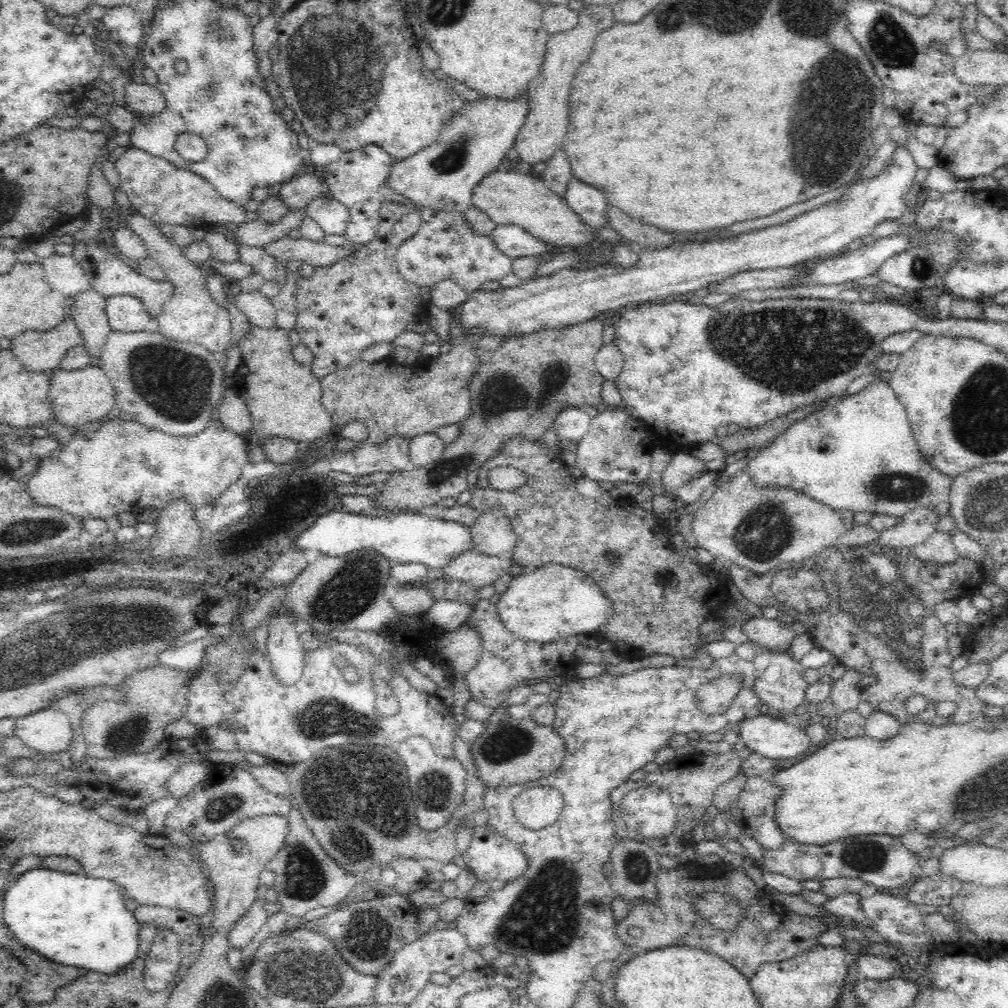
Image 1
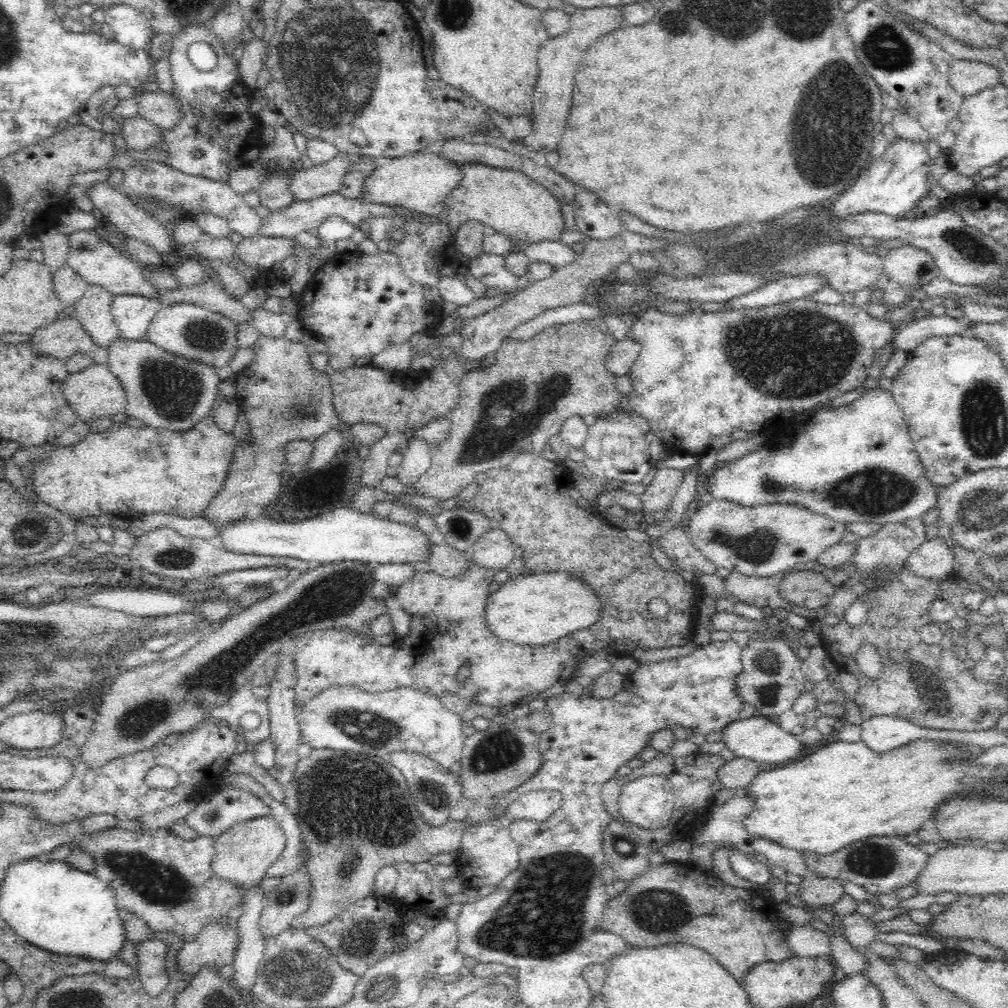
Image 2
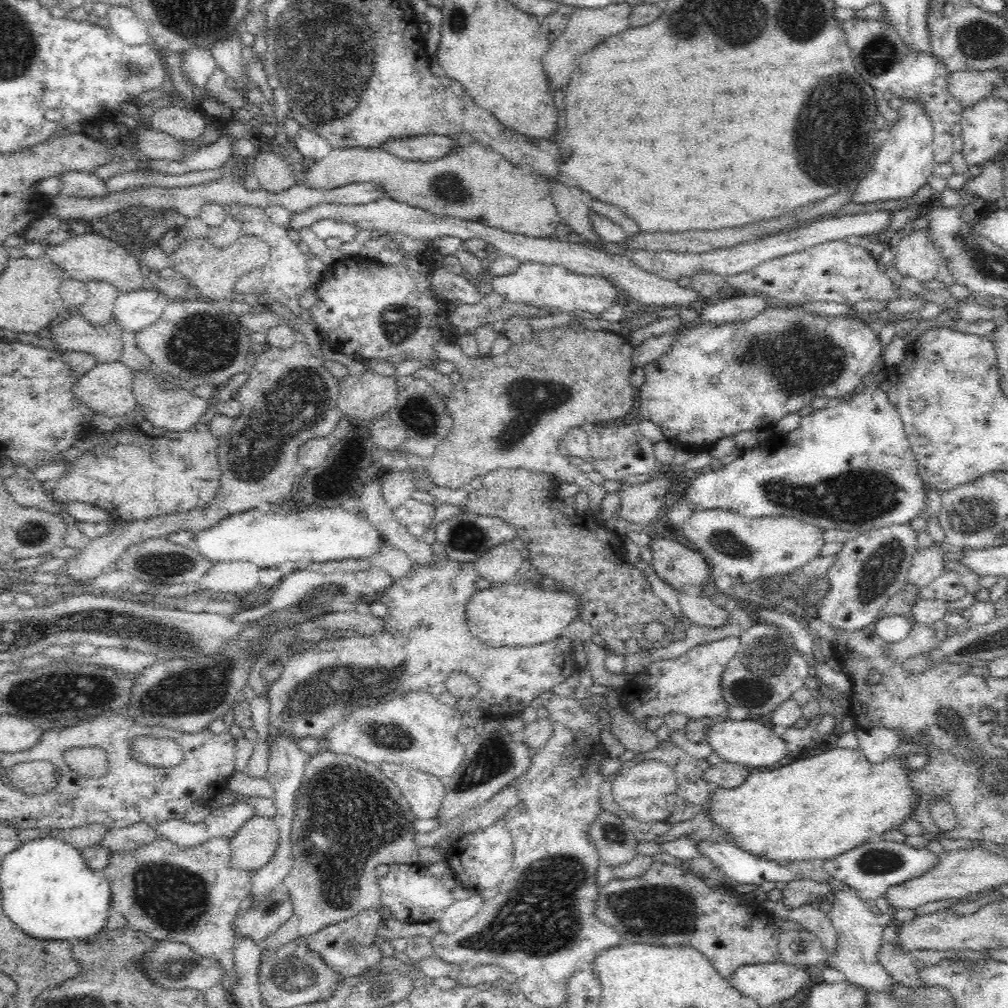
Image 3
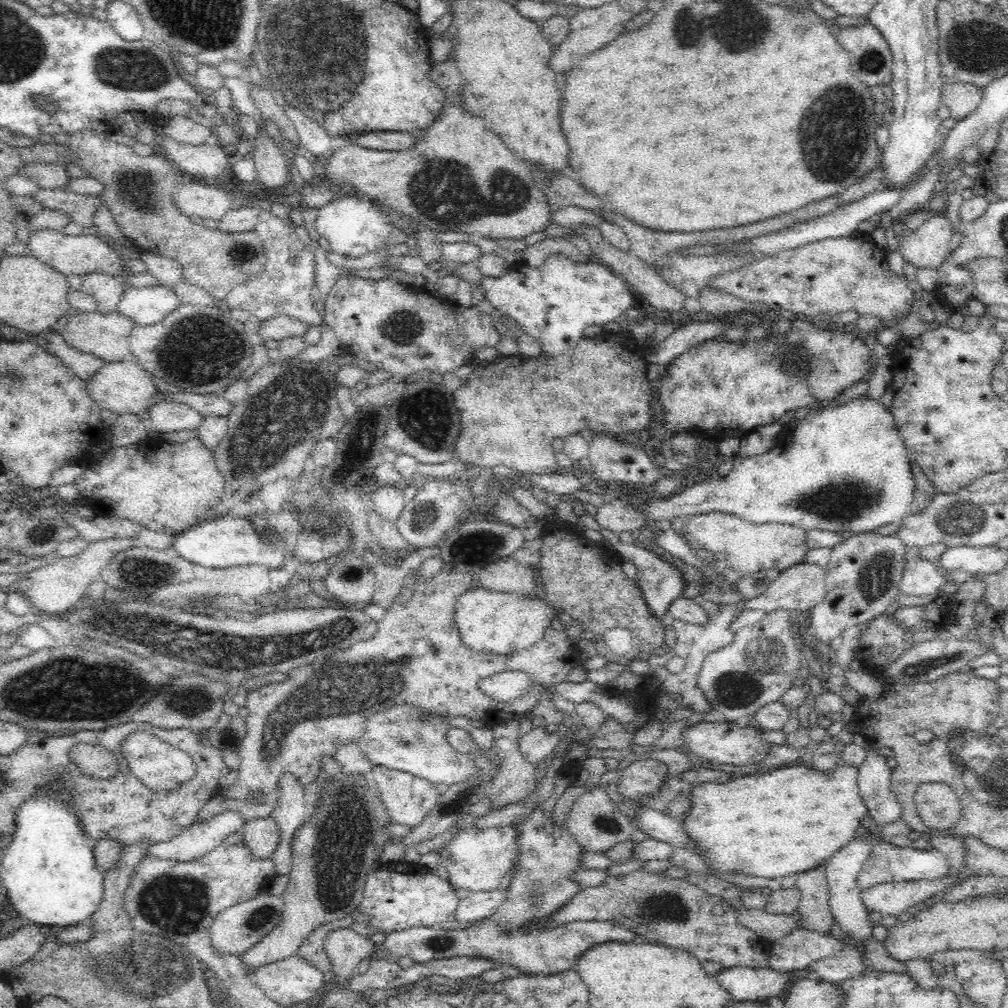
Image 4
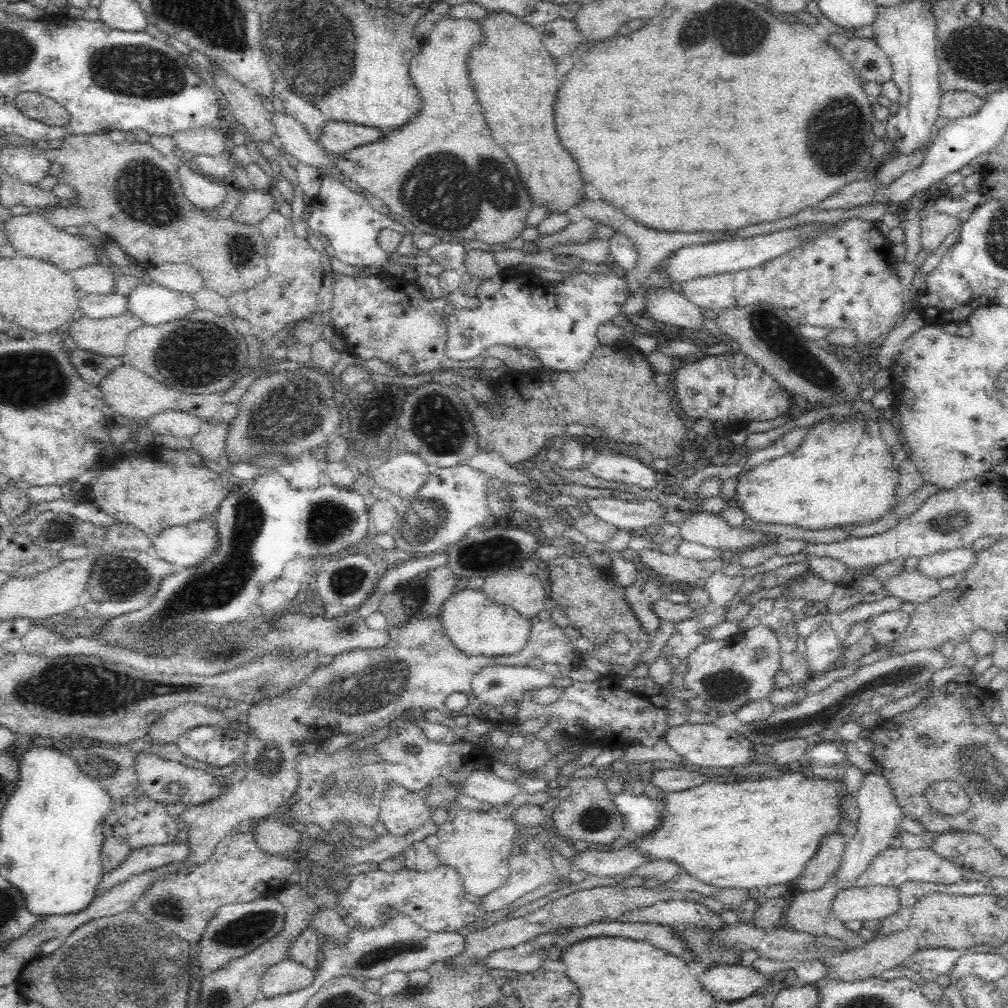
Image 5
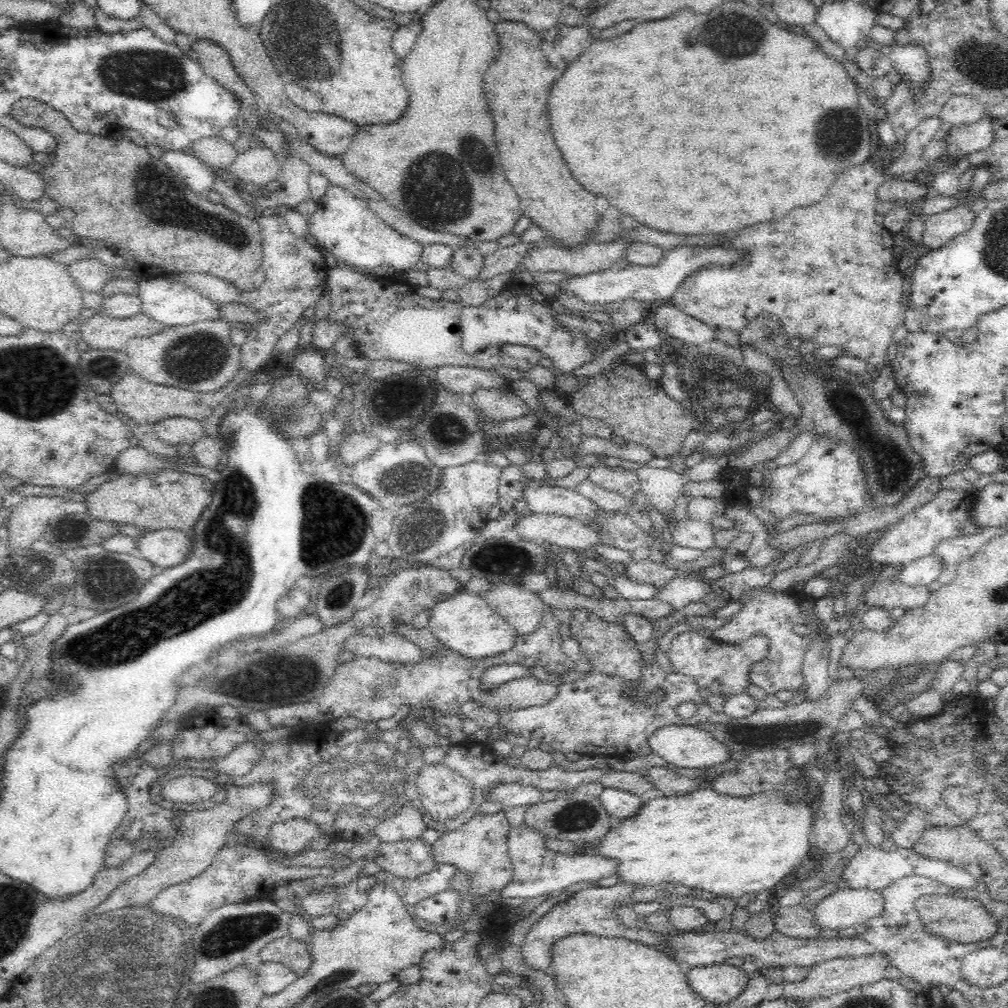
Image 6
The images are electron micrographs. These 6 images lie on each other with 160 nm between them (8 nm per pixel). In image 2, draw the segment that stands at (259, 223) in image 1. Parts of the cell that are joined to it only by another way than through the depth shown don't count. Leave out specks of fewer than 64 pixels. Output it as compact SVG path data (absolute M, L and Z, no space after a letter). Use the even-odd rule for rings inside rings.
M335 192L326 196L314 198L310 201L294 200L291 206L287 208L272 211L267 218L262 220L260 233L262 233L263 236L292 239L298 236L300 232L318 229L322 225L322 222L328 220L330 216L342 218L345 222L352 224L355 229L359 229L362 224L366 224L366 221L372 220L372 218L396 218L396 216L401 216L401 218L405 218L405 220L413 218L413 220L417 220L419 224L447 224L447 226L450 226L450 221L446 221L446 219L440 217L416 213L416 211L406 209L406 207L388 207L386 204L362 202L358 199L342 197L339 192Z

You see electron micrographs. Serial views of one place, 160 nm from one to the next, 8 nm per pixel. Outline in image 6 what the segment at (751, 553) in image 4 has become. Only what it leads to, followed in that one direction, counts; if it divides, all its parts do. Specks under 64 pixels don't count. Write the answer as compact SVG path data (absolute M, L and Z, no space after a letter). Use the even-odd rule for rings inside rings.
M684 518L671 529L673 542L686 548L706 550L715 546L712 525L700 520Z

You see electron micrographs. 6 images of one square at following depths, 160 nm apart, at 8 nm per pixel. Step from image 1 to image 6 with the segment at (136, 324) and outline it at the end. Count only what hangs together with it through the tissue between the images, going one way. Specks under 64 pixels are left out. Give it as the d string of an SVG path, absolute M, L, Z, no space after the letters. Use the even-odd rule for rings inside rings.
M138 277L137 284L137 295L141 300L141 312L165 326L188 326L195 322L222 319L221 310L219 310L221 305L212 302L208 297L200 292L196 292L188 285L178 283L177 281L171 282L166 277Z

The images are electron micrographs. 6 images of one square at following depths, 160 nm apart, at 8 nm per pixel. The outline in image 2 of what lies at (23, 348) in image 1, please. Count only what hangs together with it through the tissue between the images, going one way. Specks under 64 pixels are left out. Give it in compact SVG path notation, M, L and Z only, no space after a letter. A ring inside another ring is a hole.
M63 315L47 326L36 328L30 349L38 355L52 356L64 361L69 356L82 352L93 358L96 364L106 365L108 347L102 347L84 330L82 323L74 316Z

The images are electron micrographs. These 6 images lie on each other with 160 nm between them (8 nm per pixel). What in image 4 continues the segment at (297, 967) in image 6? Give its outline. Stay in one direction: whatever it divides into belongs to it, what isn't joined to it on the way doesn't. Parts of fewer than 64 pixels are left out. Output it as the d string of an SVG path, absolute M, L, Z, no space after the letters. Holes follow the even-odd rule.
M348 914L344 918L318 926L318 928L315 928L306 936L306 940L304 940L302 946L300 946L295 953L300 958L308 961L309 964L312 964L317 970L320 970L320 972L323 973L325 982L330 982L334 974L330 959L328 959L328 955L326 955L326 951L324 951L324 947L322 947L324 938L326 938L326 934L328 934L330 930L350 927L352 920L352 915Z

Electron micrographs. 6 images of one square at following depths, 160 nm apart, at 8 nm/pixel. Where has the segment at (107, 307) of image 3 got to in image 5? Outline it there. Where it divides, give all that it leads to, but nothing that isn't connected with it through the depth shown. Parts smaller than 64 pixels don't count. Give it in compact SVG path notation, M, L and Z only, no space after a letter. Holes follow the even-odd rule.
M100 263L82 266L70 274L81 294L108 294L114 288L115 272Z

